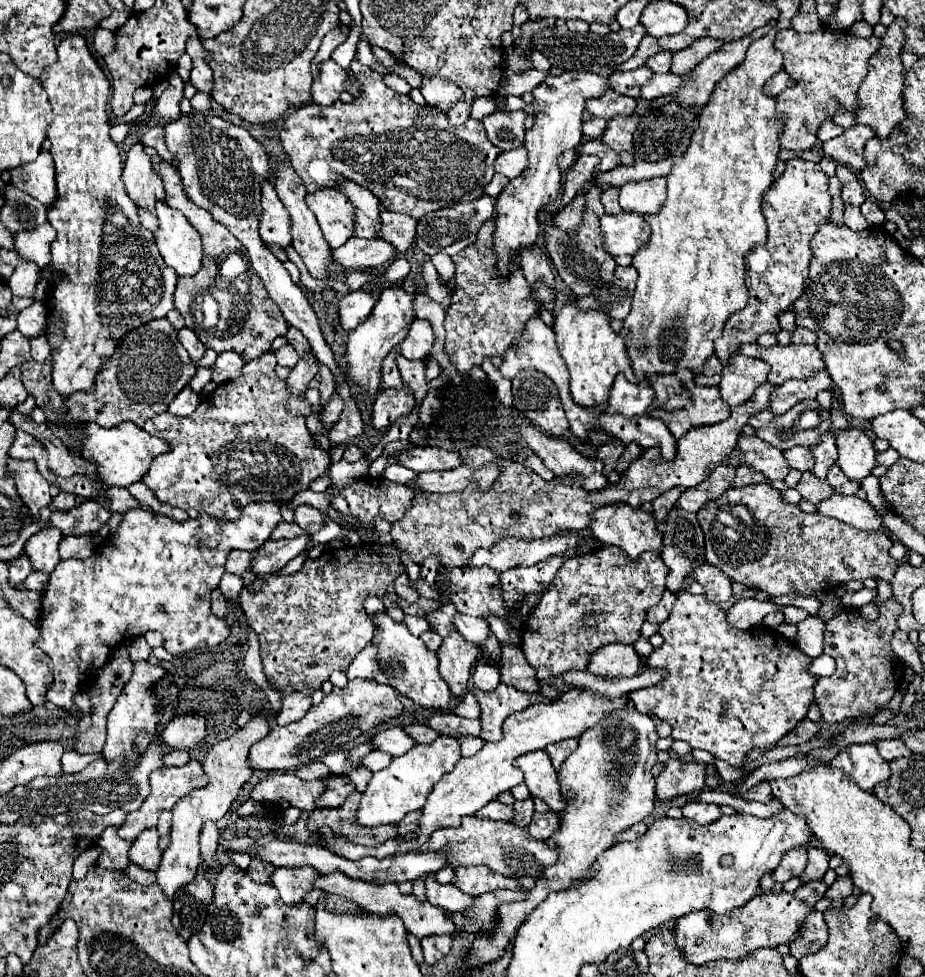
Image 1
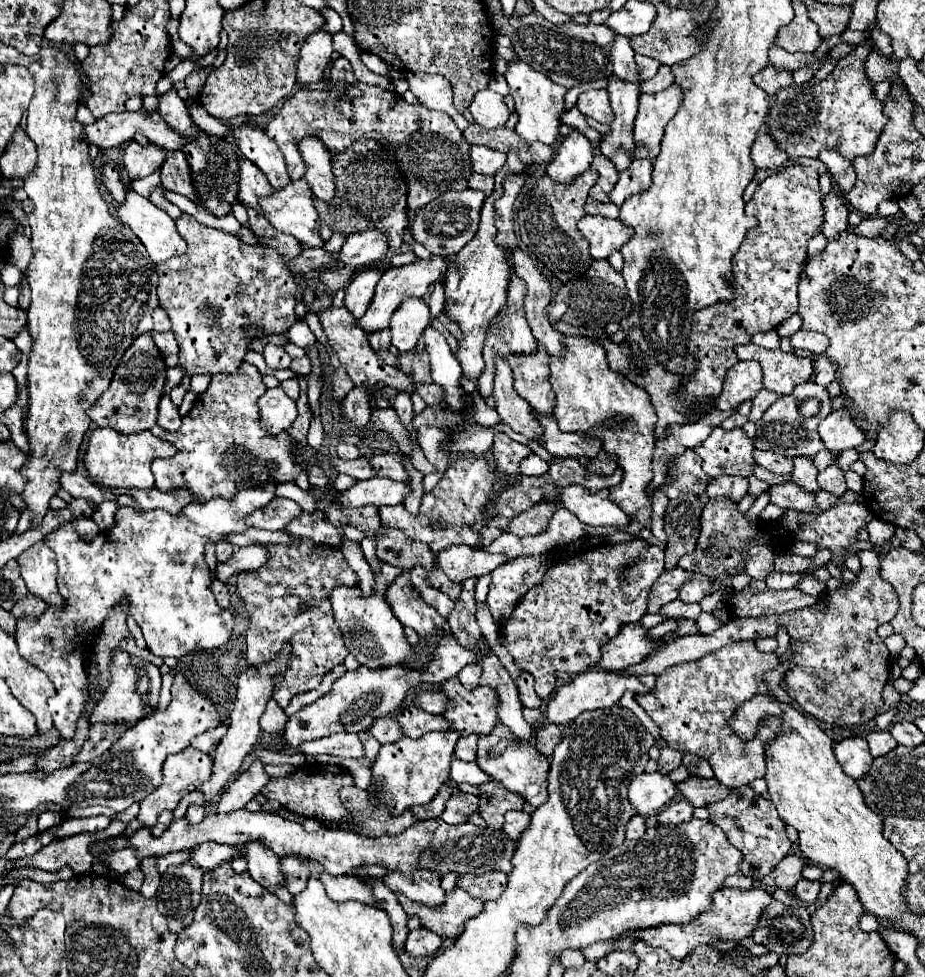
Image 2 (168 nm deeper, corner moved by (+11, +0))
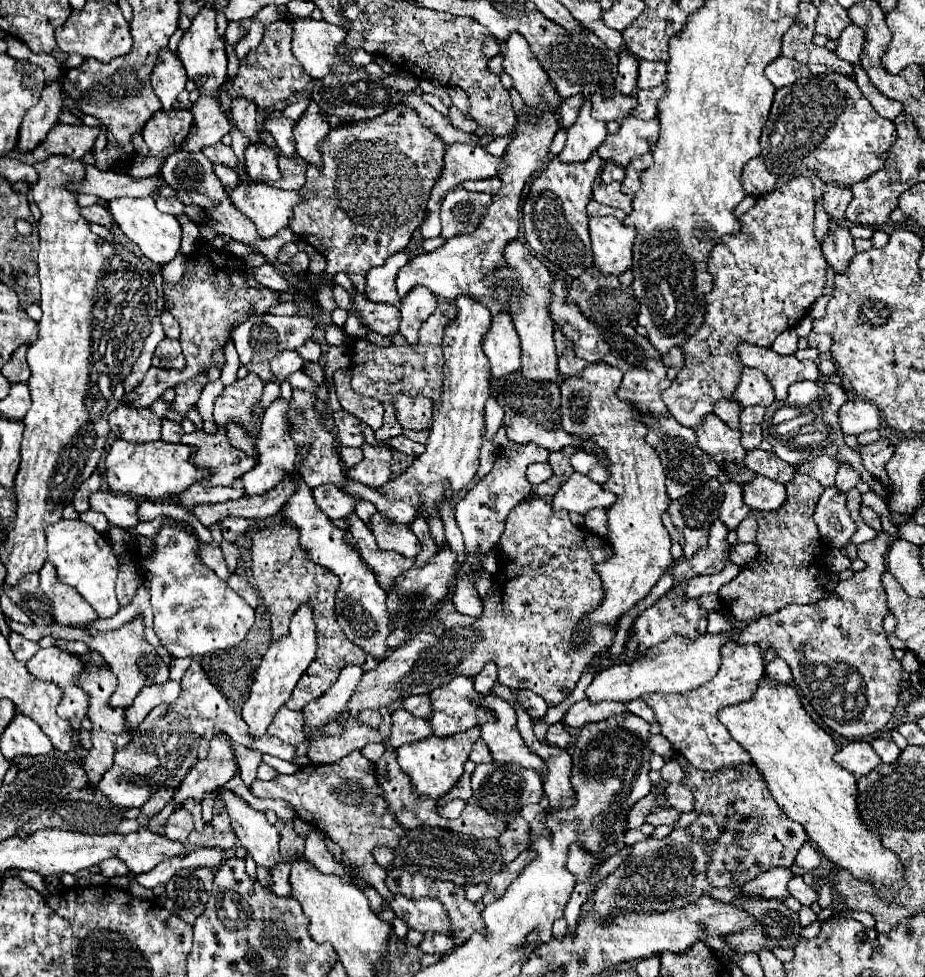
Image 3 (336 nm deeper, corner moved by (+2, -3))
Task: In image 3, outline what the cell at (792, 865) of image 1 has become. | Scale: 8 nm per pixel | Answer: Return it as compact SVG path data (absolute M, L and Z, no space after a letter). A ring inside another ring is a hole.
M676 754L676 762L686 770L686 776L682 778L682 784L690 786L694 790L694 812L698 812L698 818L688 826L690 836L696 842L706 842L710 850L710 866L706 870L706 880L714 888L730 888L730 886L742 886L762 872L770 868L790 868L794 864L794 858L802 844L808 840L804 828L790 820L774 802L770 790L766 788L760 772L756 770L754 764L742 764L734 768L722 768L716 772L706 772L706 770L696 770L696 766L690 766L682 754Z

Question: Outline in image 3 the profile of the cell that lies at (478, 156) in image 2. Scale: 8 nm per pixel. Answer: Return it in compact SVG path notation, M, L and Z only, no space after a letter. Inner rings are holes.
M446 144L446 152L444 152L444 172L442 178L436 182L430 202L428 202L428 218L422 224L422 238L434 238L440 234L438 226L440 226L440 218L438 218L438 204L440 200L458 184L462 184L464 180L482 180L482 178L492 178L498 174L498 170L502 168L502 160L490 156L482 146L472 146L472 144Z

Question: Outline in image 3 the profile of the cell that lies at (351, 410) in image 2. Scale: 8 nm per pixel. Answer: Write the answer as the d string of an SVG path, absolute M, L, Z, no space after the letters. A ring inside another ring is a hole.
M340 410L340 412L334 412L332 418L338 428L338 438L340 438L342 446L360 446L364 442L364 436L360 430L360 420L356 416Z

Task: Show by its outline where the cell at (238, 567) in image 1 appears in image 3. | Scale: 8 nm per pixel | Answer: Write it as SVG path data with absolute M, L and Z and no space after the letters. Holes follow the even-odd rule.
M222 542L220 544L220 548L222 548L222 554L224 554L224 558L226 558L226 564L230 566L230 572L234 572L236 570L236 562L238 562L238 546L236 544L230 544L230 542Z

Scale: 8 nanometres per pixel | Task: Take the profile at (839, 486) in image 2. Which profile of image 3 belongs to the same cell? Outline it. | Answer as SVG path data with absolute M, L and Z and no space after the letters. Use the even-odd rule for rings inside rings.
M848 462L838 468L838 474L836 474L836 488L838 488L840 492L852 490L858 482L860 482L860 472L854 470Z

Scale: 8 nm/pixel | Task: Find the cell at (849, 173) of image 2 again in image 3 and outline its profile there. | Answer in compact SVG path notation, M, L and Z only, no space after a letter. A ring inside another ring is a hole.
M826 184L822 198L824 198L824 210L830 216L830 224L838 224L844 218L846 206L852 200L852 192L850 192L850 188Z

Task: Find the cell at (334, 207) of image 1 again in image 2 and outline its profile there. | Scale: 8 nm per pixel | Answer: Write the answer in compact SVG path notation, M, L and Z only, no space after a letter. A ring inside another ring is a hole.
M299 179L299 181L291 181L287 187L283 187L281 191L275 191L275 195L267 197L267 199L261 199L261 207L265 211L265 217L267 221L277 229L277 231L283 231L283 233L289 233L293 235L297 241L305 243L307 247L323 247L325 241L321 239L317 227L319 227L319 215L317 215L317 209L313 205L313 191L309 191L309 183L305 183L305 179Z

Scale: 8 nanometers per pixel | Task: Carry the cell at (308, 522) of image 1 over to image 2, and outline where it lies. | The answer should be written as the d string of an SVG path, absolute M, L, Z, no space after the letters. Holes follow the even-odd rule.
M275 497L269 505L257 511L253 511L247 519L251 527L257 529L269 529L269 531L281 531L289 521L293 521L297 515L301 515L301 507L291 499Z

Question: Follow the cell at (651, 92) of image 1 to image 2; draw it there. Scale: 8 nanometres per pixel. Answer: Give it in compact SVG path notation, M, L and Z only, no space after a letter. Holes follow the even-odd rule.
M619 37L615 39L613 47L611 47L611 59L613 59L613 67L615 67L615 75L619 79L625 79L629 83L637 83L641 85L641 77L637 75L637 65L633 59L635 51L631 47L631 41L627 37Z

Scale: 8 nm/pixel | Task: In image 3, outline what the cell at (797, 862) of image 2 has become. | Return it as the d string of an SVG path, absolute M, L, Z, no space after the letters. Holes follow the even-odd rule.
M774 868L768 870L766 874L760 874L758 878L746 882L740 890L742 896L762 896L762 898L788 898L788 880L792 878L792 870L790 868Z

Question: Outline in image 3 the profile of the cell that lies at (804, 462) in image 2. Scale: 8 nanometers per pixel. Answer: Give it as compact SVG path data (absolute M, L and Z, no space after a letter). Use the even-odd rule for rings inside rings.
M794 474L786 484L786 506L772 512L760 512L756 546L758 556L742 566L740 574L720 588L720 598L728 604L736 620L748 620L758 614L774 614L788 604L814 604L824 596L820 578L824 574L824 558L828 544L820 538L818 526L812 518L822 484L806 474Z

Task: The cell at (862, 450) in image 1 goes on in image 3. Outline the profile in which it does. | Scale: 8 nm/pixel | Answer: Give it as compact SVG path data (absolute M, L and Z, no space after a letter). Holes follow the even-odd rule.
M860 398L848 400L840 408L840 426L844 434L858 436L864 430L876 430L880 426L880 412L874 404Z

